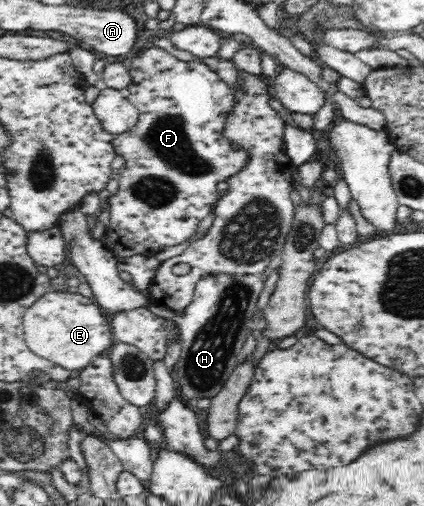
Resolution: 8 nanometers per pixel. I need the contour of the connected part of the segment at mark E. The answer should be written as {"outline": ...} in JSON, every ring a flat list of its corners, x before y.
{"outline":[[50,290,26,310,23,319,24,339,36,355,70,371,88,367,112,345,112,327,94,297]]}

